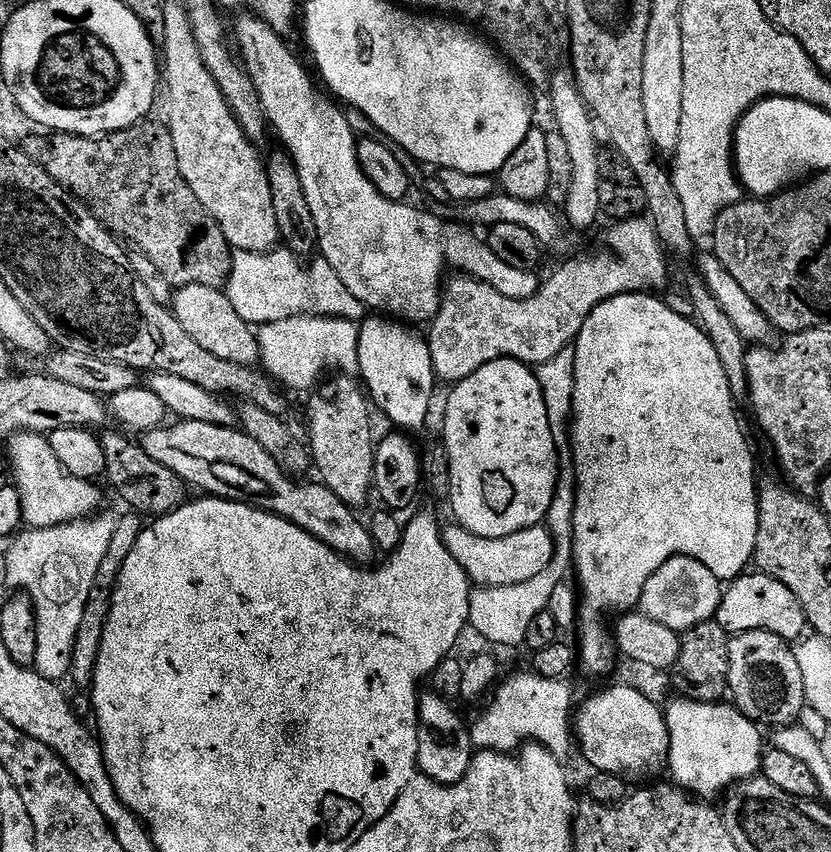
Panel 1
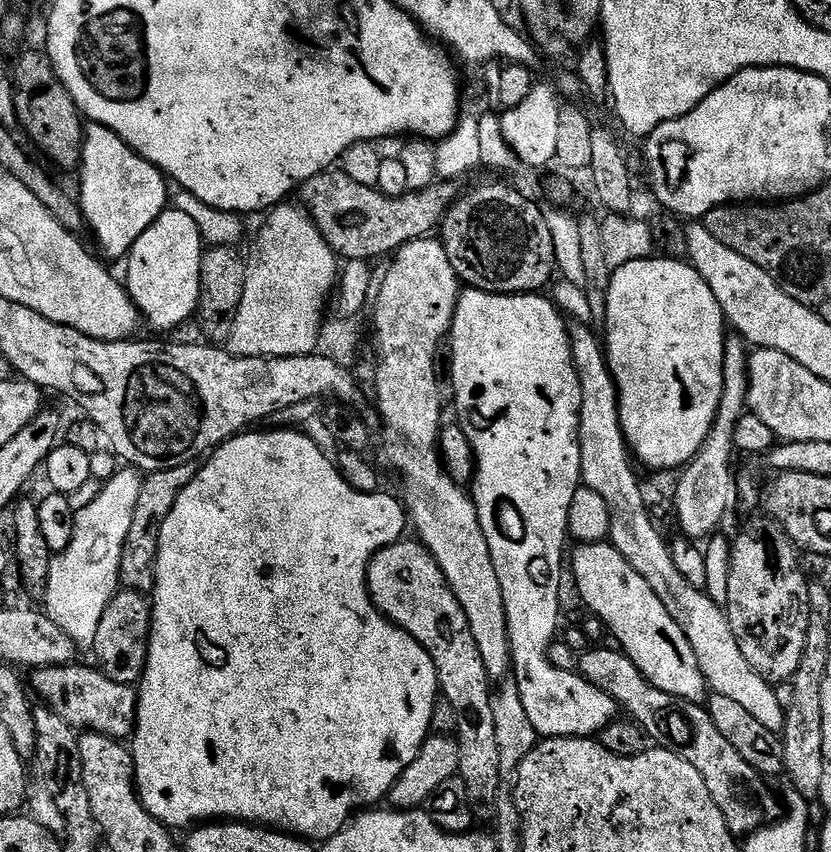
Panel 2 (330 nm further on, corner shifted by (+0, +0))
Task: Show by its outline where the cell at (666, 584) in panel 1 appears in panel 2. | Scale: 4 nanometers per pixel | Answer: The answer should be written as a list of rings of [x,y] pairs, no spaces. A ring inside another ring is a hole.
[[[732,334],[725,339],[724,357],[722,358],[722,402],[716,415],[714,426],[710,430],[708,440],[700,448],[699,454],[691,464],[683,469],[680,481],[676,484],[674,494],[674,520],[680,523],[685,537],[693,542],[703,541],[717,531],[716,528],[724,520],[728,512],[728,503],[734,500],[734,480],[732,484],[732,456],[734,445],[732,435],[734,426],[738,426],[738,418],[742,418],[748,407],[748,358],[749,345],[743,336]]]

